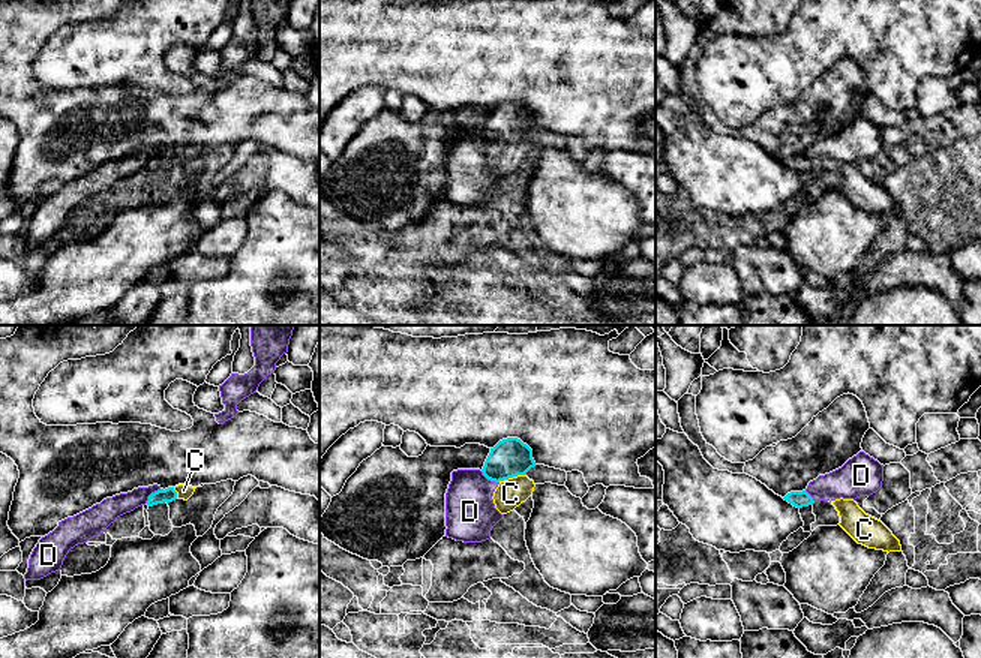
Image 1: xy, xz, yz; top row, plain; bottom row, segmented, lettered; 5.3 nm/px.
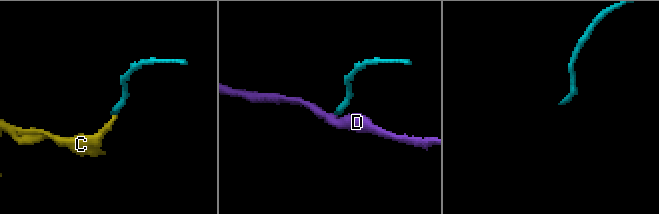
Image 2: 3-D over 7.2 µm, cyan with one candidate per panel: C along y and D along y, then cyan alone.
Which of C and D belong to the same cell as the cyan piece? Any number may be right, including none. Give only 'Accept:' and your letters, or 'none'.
Accept: C

